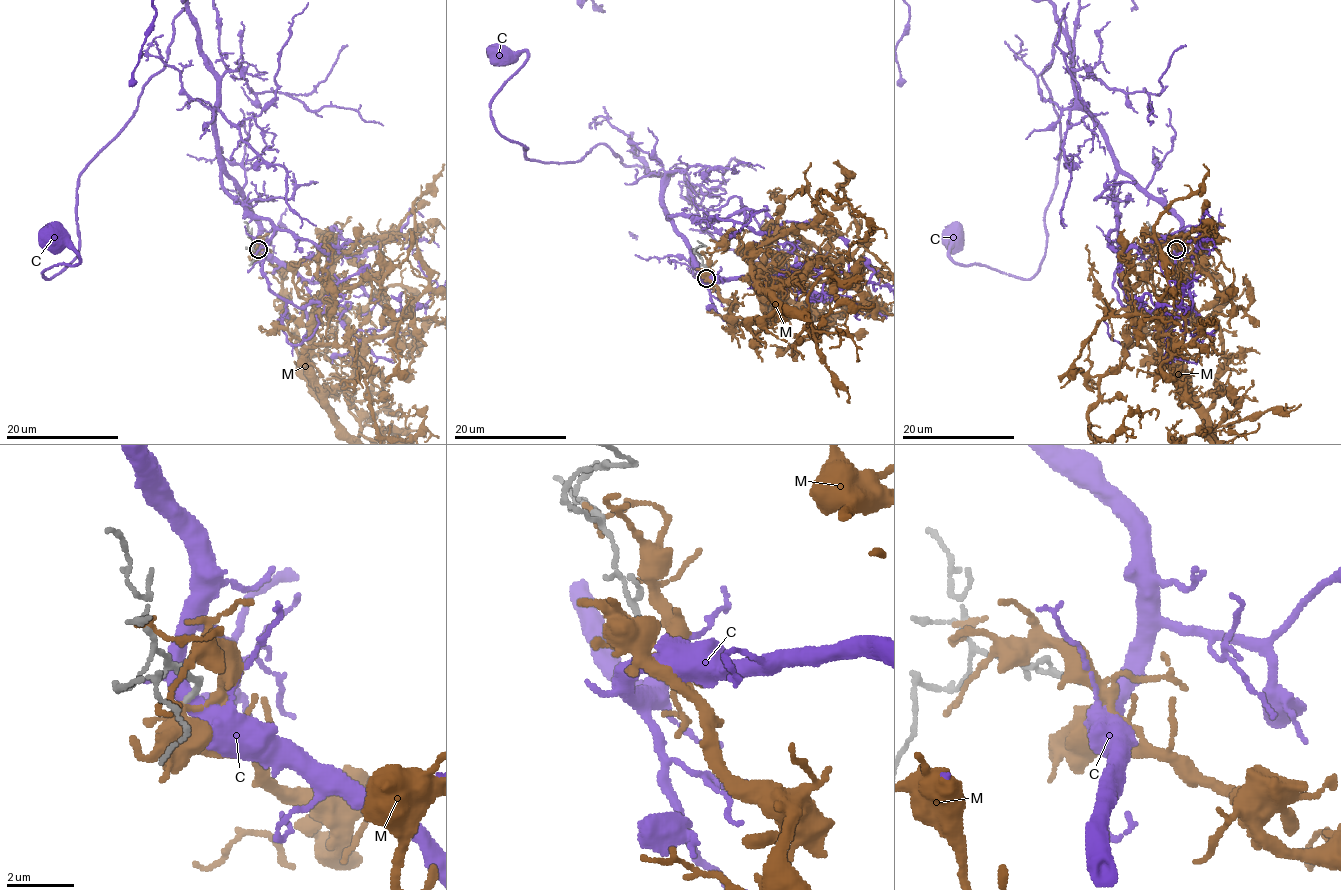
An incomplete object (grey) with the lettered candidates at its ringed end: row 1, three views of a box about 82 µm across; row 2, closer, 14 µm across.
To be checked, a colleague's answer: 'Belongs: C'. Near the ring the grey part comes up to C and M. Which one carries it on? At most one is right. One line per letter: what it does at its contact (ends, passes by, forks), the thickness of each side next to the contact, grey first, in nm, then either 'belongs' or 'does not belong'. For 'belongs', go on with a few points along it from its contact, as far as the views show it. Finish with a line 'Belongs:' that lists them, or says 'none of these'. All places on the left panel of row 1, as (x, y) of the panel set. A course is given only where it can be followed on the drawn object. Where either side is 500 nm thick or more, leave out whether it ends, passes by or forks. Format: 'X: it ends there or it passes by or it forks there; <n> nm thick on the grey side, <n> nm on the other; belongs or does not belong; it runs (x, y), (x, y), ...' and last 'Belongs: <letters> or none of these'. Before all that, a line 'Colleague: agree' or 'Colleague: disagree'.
Colleague: agree
C: it passes by; 220 nm thick on the grey side, 480 nm on the other; belongs; it runs (258, 249), (186, 9), (130, 121), (79, 176), (79, 251), (50, 279), (79, 262), (53, 239)
M: it passes by; 180 nm thick on the grey side, 360 nm on the other; does not belong
Belongs: C

